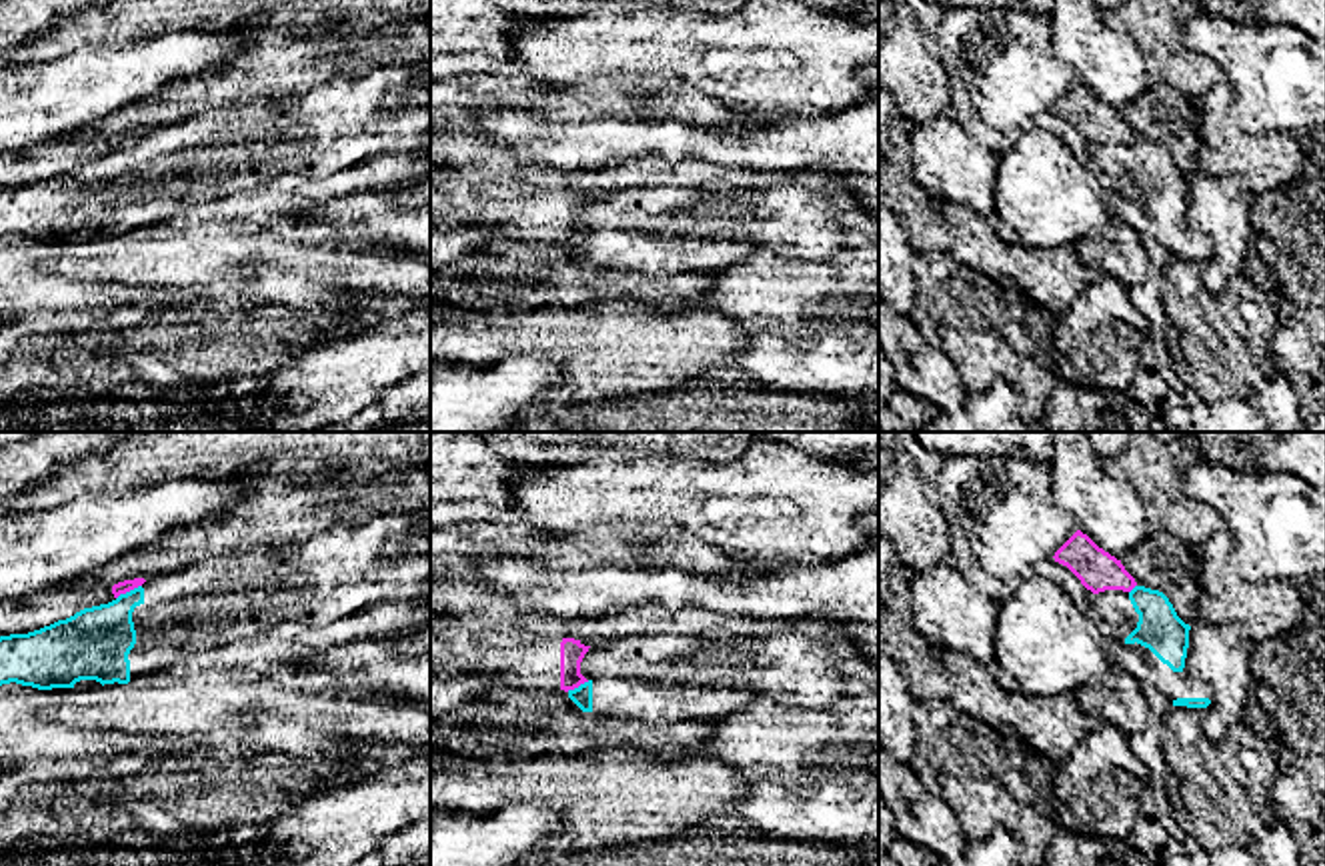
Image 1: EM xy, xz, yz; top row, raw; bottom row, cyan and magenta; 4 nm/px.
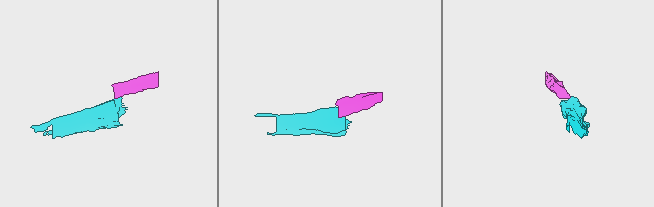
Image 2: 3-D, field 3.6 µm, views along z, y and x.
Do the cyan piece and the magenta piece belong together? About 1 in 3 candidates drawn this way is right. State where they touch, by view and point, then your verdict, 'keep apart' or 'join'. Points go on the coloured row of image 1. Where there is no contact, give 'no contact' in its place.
xy (131, 590) | keep apart

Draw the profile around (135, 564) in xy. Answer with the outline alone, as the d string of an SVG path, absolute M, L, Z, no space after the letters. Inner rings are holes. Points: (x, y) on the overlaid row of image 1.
M376 480L268 488L248 496L218 520L174 528L70 584L90 588L96 582L148 580L190 568L220 552L244 552L254 546L288 550L334 524L360 524L394 510L396 504Z

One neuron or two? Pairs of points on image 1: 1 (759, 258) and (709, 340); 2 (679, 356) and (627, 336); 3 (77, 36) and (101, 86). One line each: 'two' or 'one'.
1: two
2: one
3: two

